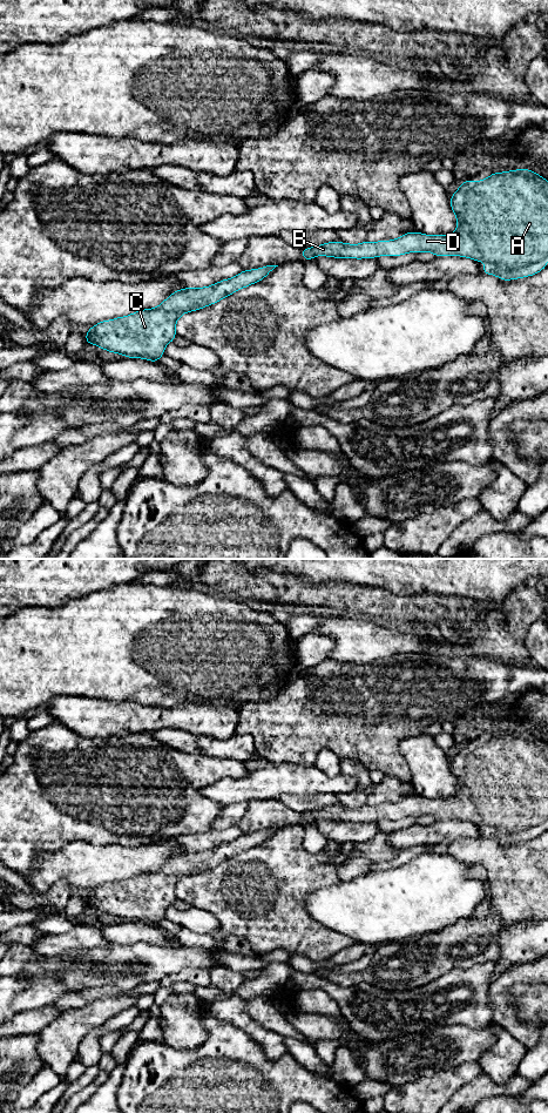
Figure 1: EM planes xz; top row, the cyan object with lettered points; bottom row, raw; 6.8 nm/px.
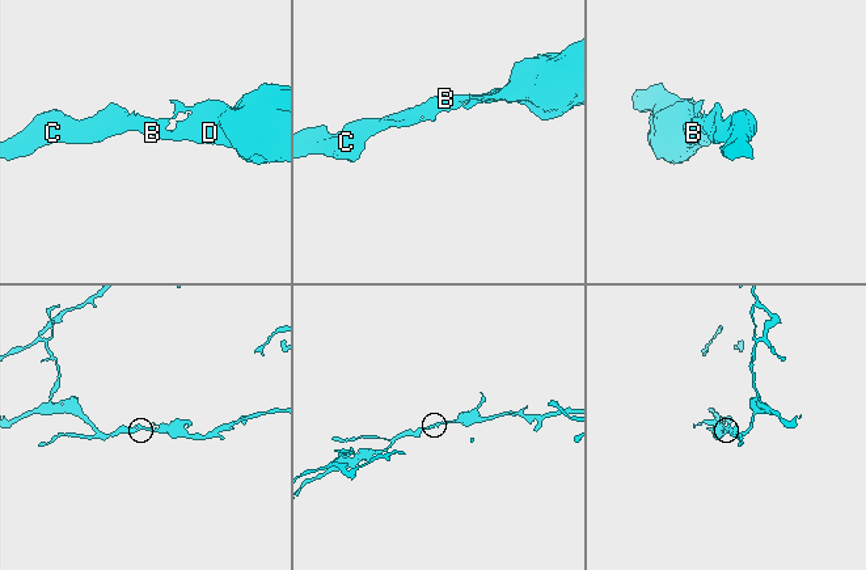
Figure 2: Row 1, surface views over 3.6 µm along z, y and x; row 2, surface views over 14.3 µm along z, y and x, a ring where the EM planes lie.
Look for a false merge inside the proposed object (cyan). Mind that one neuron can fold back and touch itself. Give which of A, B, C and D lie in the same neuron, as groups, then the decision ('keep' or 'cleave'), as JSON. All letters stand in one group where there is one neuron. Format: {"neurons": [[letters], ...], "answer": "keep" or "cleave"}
{"neurons": [["A", "B", "C", "D"]], "answer": "keep"}

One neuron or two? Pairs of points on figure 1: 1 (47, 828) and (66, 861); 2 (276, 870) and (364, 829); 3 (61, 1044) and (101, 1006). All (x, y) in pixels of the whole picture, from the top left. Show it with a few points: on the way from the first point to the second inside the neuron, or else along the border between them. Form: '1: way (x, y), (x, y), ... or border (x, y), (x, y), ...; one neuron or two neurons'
1: border (78, 838), (54, 851), (39, 850), (34, 859); two neurons
2: border (330, 840), (343, 847); two neurons
3: way (70, 1034), (92, 1016); one neuron

